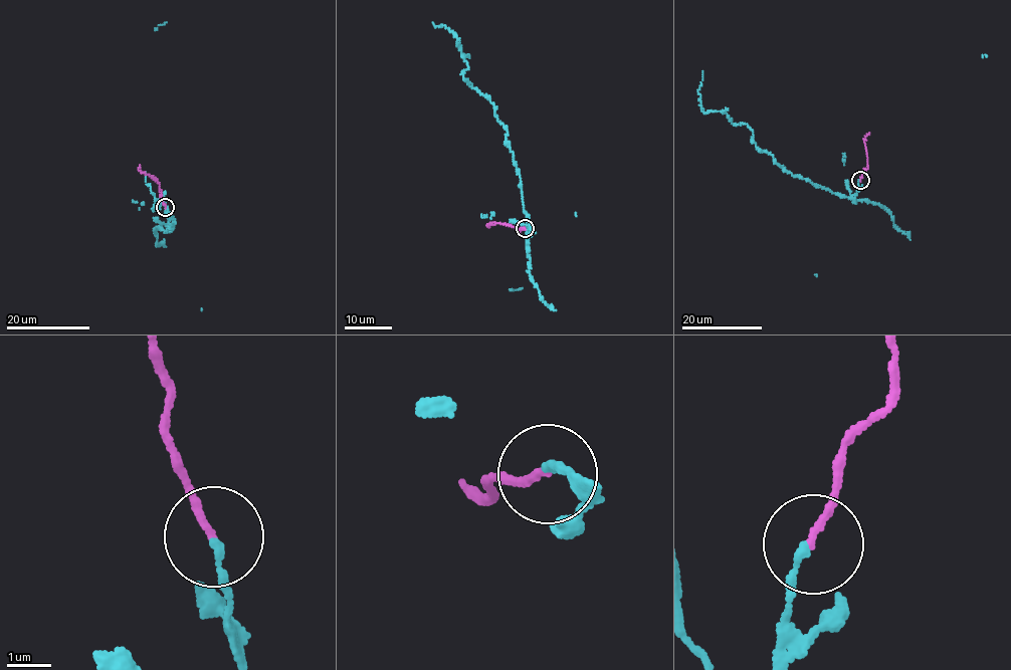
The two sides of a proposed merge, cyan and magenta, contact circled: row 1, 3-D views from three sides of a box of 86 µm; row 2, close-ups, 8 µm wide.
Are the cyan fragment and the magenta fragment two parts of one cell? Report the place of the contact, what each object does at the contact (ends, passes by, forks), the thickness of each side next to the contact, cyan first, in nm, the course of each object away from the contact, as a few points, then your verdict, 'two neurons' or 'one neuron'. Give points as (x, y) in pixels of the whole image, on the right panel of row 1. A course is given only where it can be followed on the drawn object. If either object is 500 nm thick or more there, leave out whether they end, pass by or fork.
(860, 180) | cyan ends | magenta ends | 180/160 nm | cyan via (860, 180), (852, 200), (790, 174), (756, 146), (746, 125), (702, 112), (702, 71) | magenta via (860, 180), (867, 167), (863, 138), (868, 132) | two neurons

